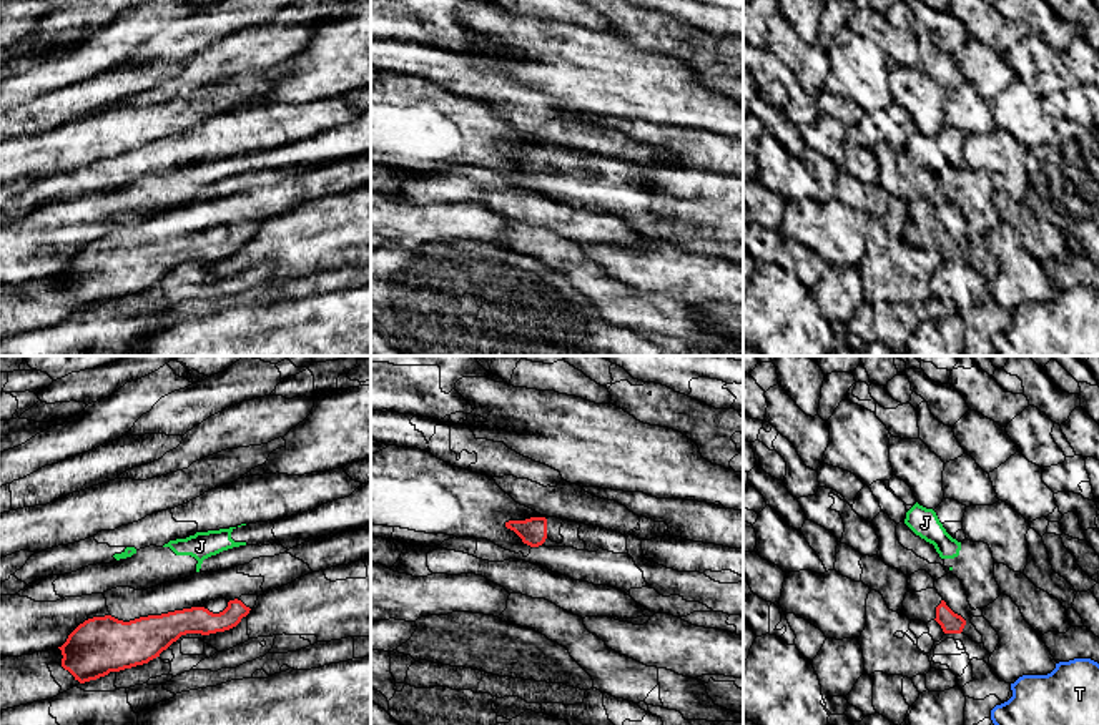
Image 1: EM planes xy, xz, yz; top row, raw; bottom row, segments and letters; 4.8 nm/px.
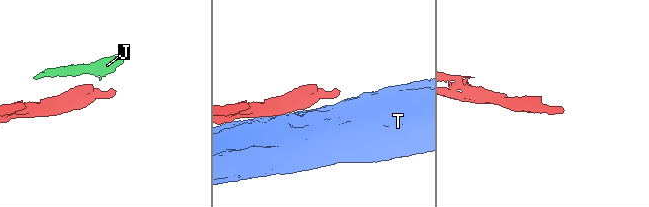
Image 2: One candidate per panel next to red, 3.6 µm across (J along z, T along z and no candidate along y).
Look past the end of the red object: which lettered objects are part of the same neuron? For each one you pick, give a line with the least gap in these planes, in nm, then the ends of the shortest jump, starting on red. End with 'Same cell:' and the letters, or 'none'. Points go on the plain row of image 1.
Same cell: none

